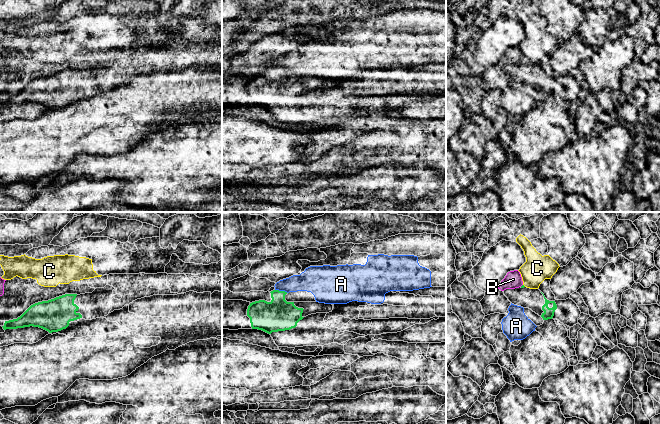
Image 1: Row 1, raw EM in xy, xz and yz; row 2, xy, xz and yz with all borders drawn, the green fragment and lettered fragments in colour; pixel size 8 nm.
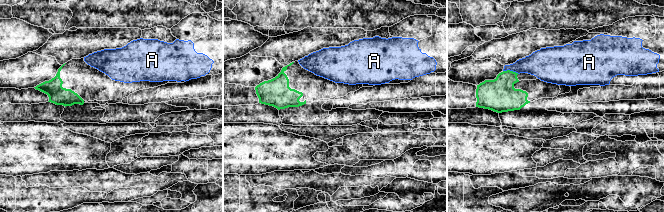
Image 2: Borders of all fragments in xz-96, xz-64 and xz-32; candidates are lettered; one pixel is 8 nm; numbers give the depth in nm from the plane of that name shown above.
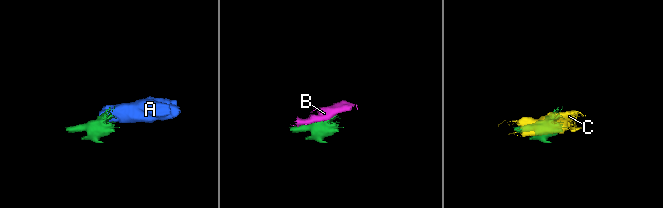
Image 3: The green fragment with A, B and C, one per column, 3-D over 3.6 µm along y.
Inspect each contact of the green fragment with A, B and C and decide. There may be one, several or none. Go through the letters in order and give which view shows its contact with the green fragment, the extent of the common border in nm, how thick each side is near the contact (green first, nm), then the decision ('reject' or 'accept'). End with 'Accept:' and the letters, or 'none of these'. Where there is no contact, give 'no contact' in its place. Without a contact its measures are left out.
A: contact in xz; length 110 nm; calibres 260 and 180 nm; reject
B: no contact; reject
C: no contact; reject
Accept: none of these

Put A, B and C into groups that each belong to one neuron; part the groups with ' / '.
A / B / C

